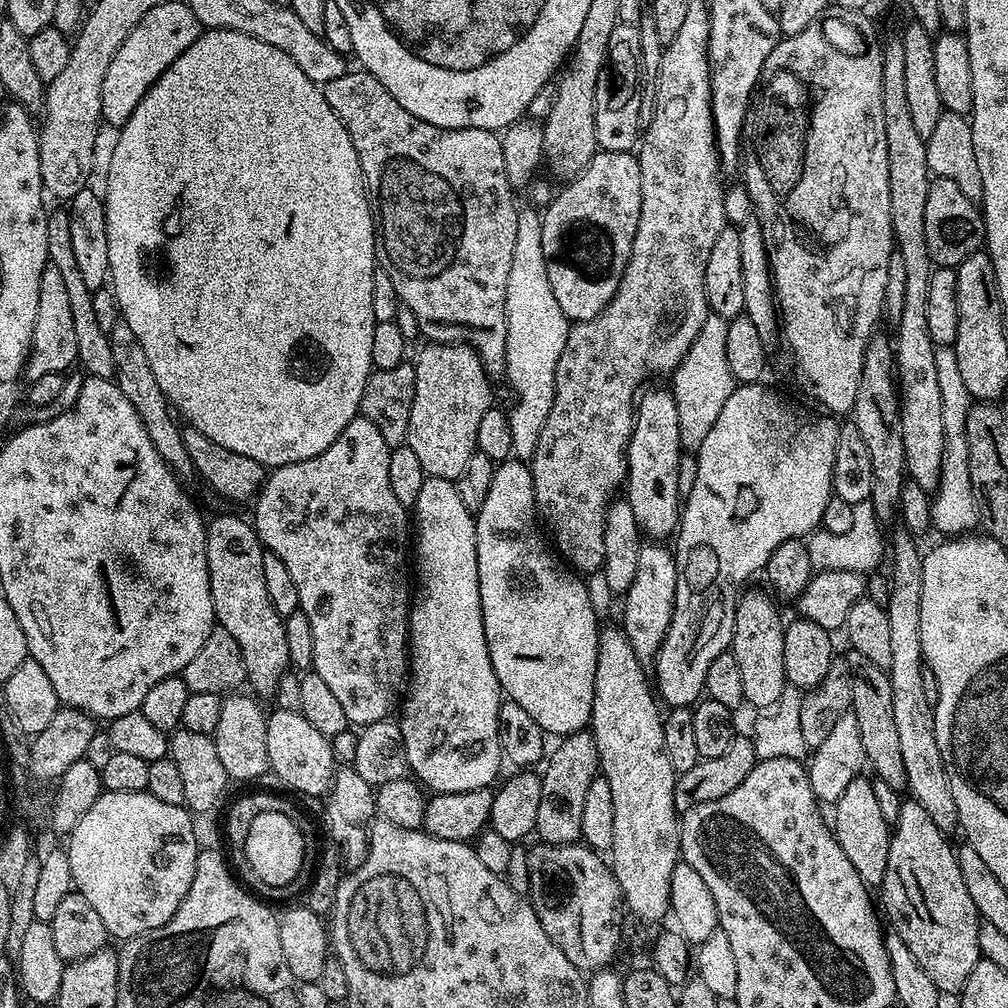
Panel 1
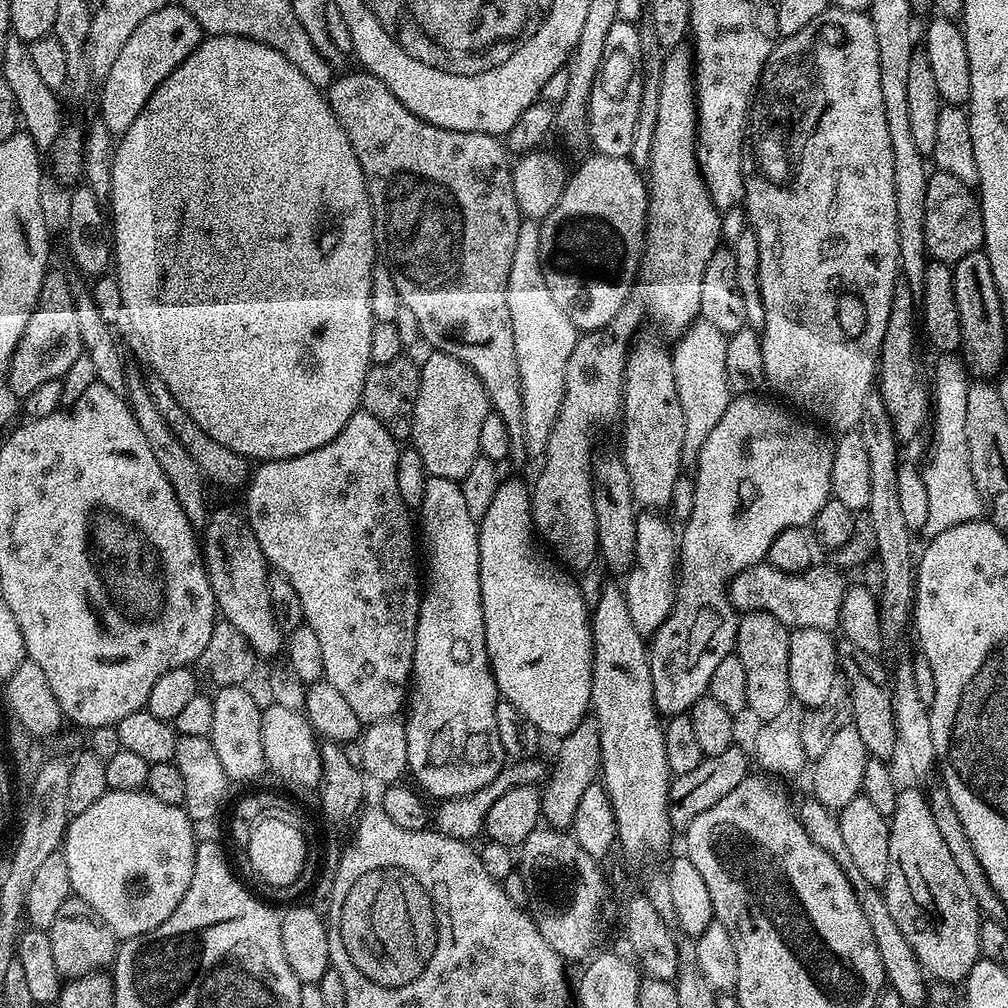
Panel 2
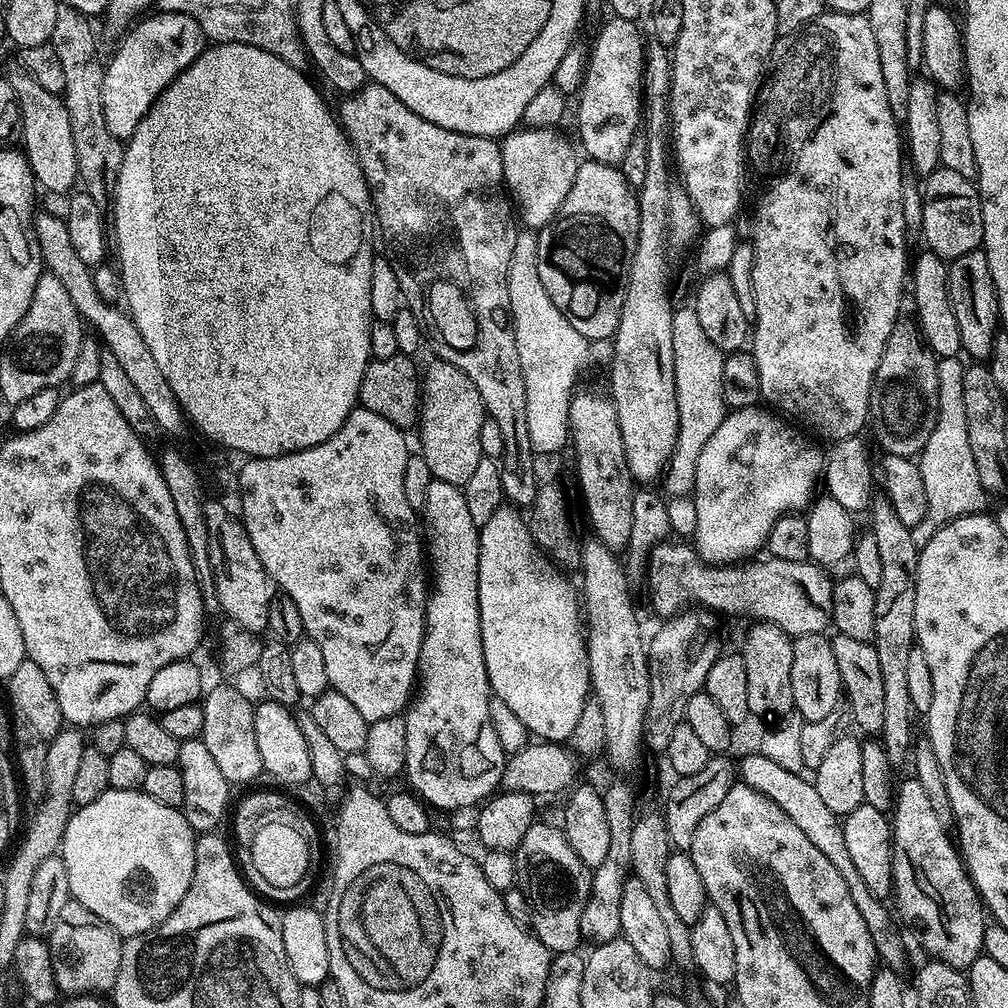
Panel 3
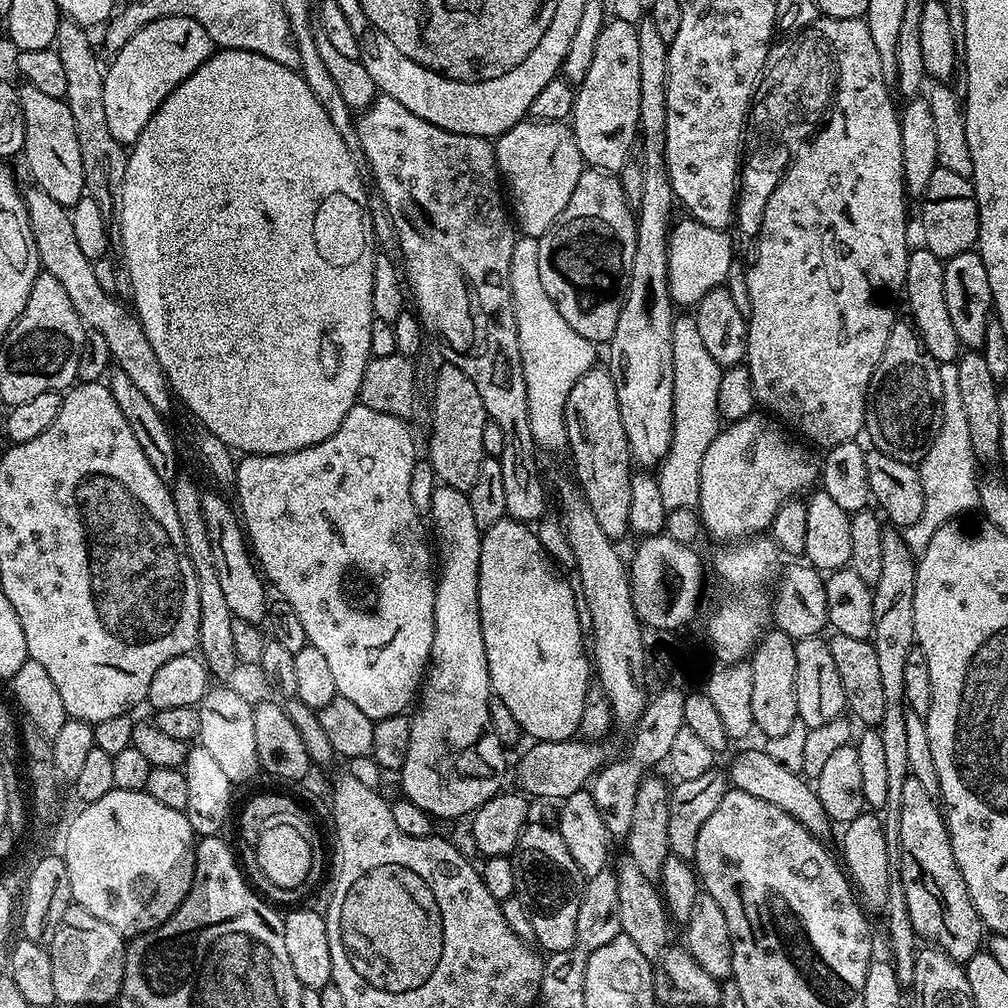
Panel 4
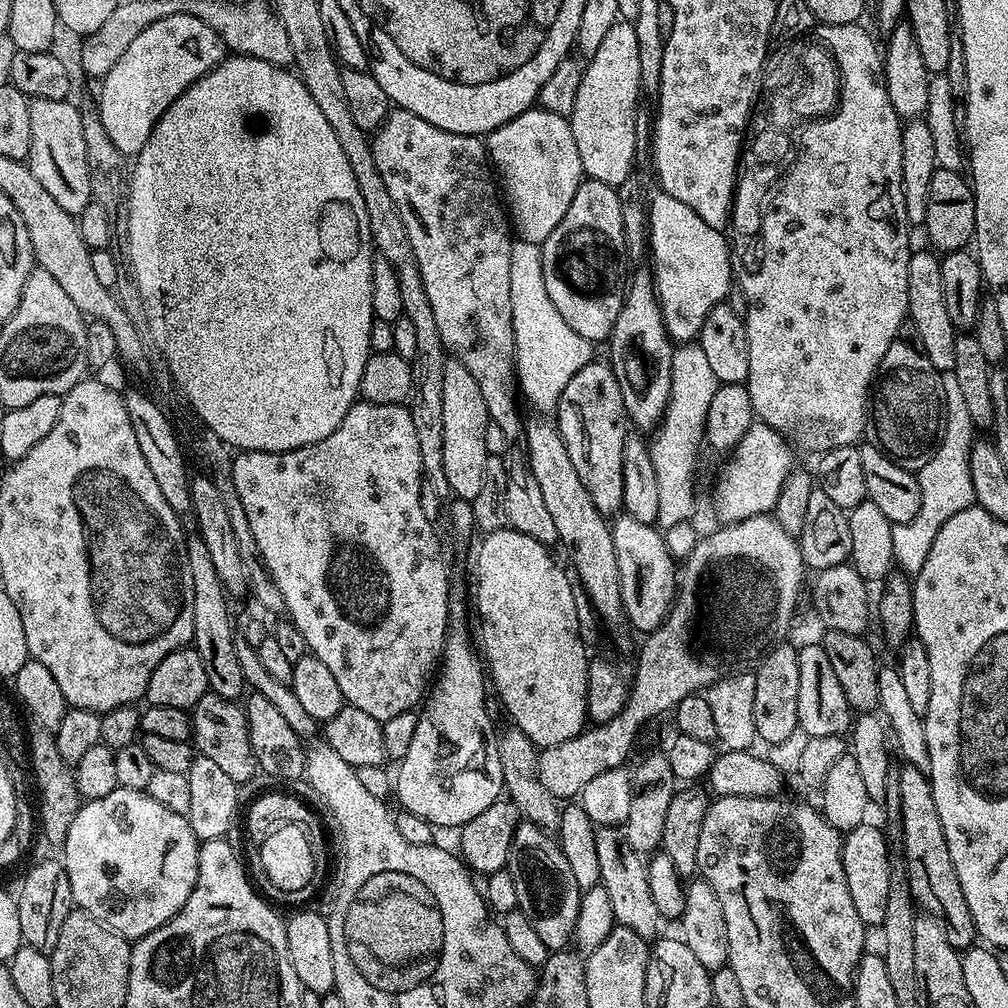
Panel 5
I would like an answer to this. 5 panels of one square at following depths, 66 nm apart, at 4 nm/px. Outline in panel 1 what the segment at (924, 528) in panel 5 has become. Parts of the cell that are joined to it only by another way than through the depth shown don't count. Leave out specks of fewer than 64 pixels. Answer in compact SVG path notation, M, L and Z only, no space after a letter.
M937 347L934 354L934 367L938 374L938 387L942 394L942 422L946 426L946 446L942 460L940 486L932 496L932 528L945 532L948 538L955 538L971 533L972 528L981 523L980 506L976 502L976 491L970 482L970 462L966 446L966 418L968 409L974 401L966 390L966 382L958 367L958 354L955 347Z

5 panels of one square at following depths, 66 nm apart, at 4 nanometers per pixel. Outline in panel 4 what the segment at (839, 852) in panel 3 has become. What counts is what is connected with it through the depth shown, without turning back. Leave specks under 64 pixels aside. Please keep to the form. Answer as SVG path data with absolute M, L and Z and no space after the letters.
M765 749L744 750L738 753L732 760L730 768L726 770L729 783L740 792L750 794L751 797L760 798L785 810L796 821L806 826L814 835L821 838L828 837L832 821L829 819L818 798L815 787L804 779L799 773L792 772L768 756Z

